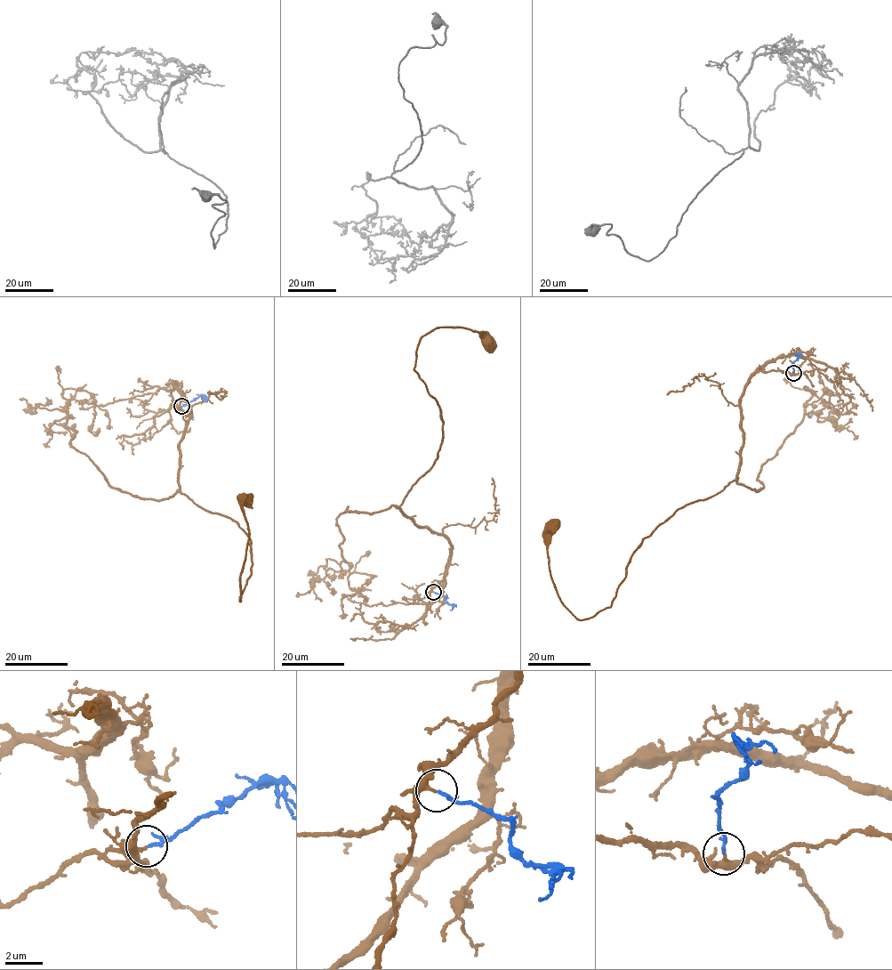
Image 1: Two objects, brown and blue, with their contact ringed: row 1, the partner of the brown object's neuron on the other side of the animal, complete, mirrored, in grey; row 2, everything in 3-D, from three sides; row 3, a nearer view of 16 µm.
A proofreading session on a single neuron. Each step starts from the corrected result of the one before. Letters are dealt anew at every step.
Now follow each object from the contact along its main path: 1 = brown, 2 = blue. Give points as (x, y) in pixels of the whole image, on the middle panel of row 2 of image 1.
1: (433, 592), (451, 546), (397, 508), (442, 439), (439, 407), (415, 372), (417, 345), (445, 327), (488, 340)
2: (433, 592), (446, 597), (446, 602), (454, 605), (453, 608)

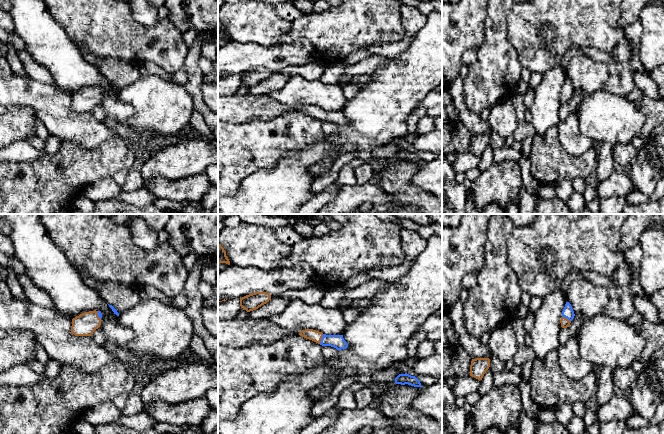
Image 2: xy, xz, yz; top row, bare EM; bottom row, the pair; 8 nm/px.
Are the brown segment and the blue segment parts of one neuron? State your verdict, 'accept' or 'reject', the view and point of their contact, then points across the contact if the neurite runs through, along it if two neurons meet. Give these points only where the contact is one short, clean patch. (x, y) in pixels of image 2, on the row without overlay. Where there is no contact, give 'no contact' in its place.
accept | xz (321, 114) | across xz (316, 112), (321, 114), (337, 117)

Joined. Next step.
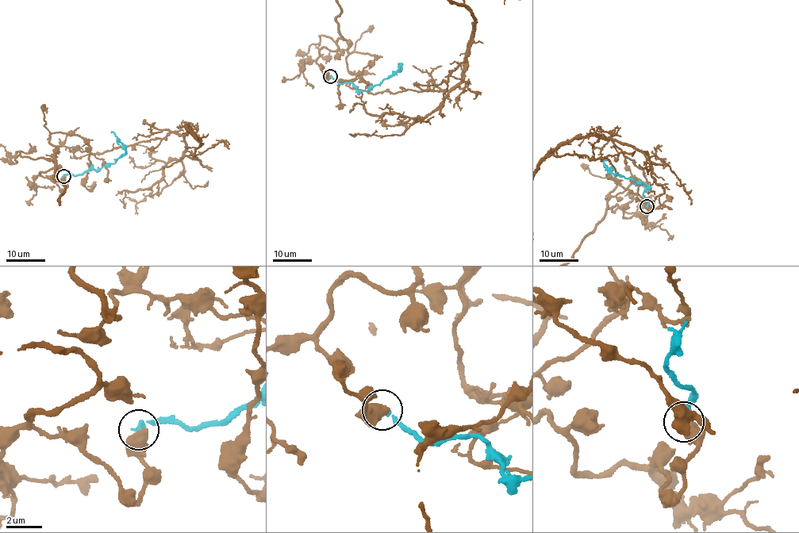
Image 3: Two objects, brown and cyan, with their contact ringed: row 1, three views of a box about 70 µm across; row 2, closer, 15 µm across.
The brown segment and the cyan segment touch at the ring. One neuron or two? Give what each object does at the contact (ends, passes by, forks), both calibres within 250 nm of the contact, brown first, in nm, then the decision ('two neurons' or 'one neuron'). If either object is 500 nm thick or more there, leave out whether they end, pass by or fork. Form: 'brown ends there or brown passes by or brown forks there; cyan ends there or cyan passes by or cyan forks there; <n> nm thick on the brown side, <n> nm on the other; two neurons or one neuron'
700 nm thick on the brown side, 240 nm on the other; two neurons

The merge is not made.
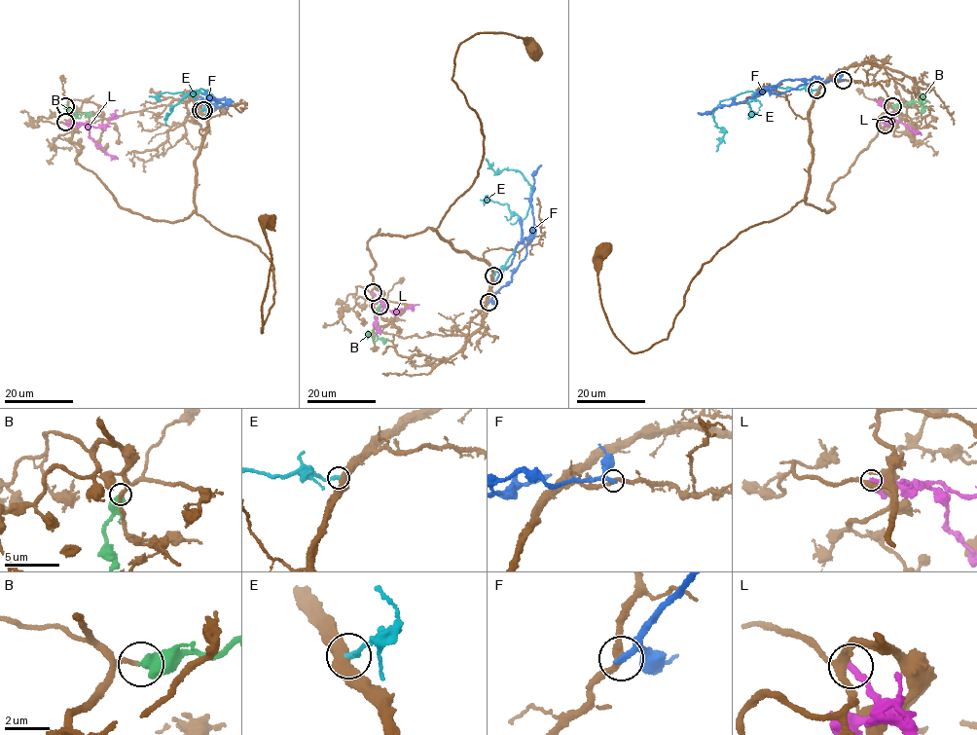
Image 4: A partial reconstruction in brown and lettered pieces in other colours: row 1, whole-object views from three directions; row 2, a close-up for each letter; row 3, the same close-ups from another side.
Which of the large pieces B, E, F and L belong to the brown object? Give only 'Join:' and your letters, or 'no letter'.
Join: B

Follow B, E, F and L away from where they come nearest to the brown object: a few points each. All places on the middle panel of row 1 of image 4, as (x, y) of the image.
B: (379, 306), (375, 317), (376, 337), (382, 338), (383, 345)
E: (493, 275), (502, 268), (521, 240), (530, 185), (519, 171), (494, 171), (486, 158)
F: (488, 302), (511, 280), (524, 259), (534, 227), (531, 196), (533, 177), (541, 165)
L: (373, 292), (382, 308), (376, 318), (378, 332), (374, 333)

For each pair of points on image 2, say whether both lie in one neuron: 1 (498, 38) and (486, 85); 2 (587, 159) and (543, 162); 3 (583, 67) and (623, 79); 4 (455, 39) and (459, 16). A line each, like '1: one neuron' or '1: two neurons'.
1: one neuron
2: one neuron
3: one neuron
4: one neuron

